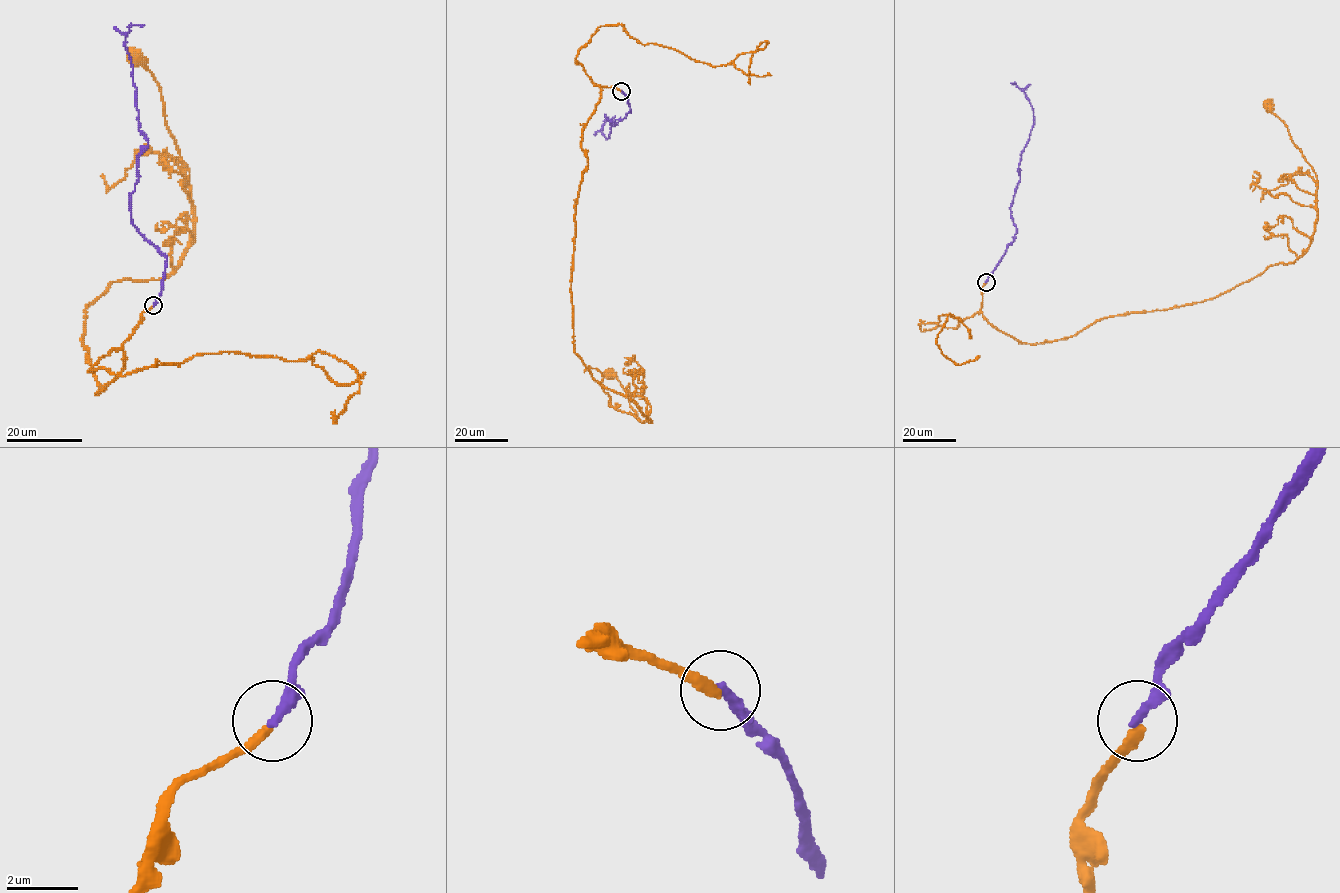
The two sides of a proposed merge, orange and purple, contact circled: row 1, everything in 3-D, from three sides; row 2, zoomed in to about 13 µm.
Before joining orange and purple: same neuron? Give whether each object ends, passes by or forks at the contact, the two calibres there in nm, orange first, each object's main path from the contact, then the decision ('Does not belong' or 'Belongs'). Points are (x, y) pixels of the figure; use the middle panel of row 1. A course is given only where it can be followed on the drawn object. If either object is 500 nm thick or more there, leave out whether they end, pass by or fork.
At the ring orange ends. At the ring purple ends. Thickness 300 nm (orange) against 280 nm. Course of orange: (621, 91), (600, 86), (582, 134), (574, 348), (592, 377), (650, 422), (610, 372). Course of purple: (621, 91), (631, 112), (614, 121), (605, 115), (610, 124), (617, 124), (607, 138), (602, 126), (615, 116). Does not belong

